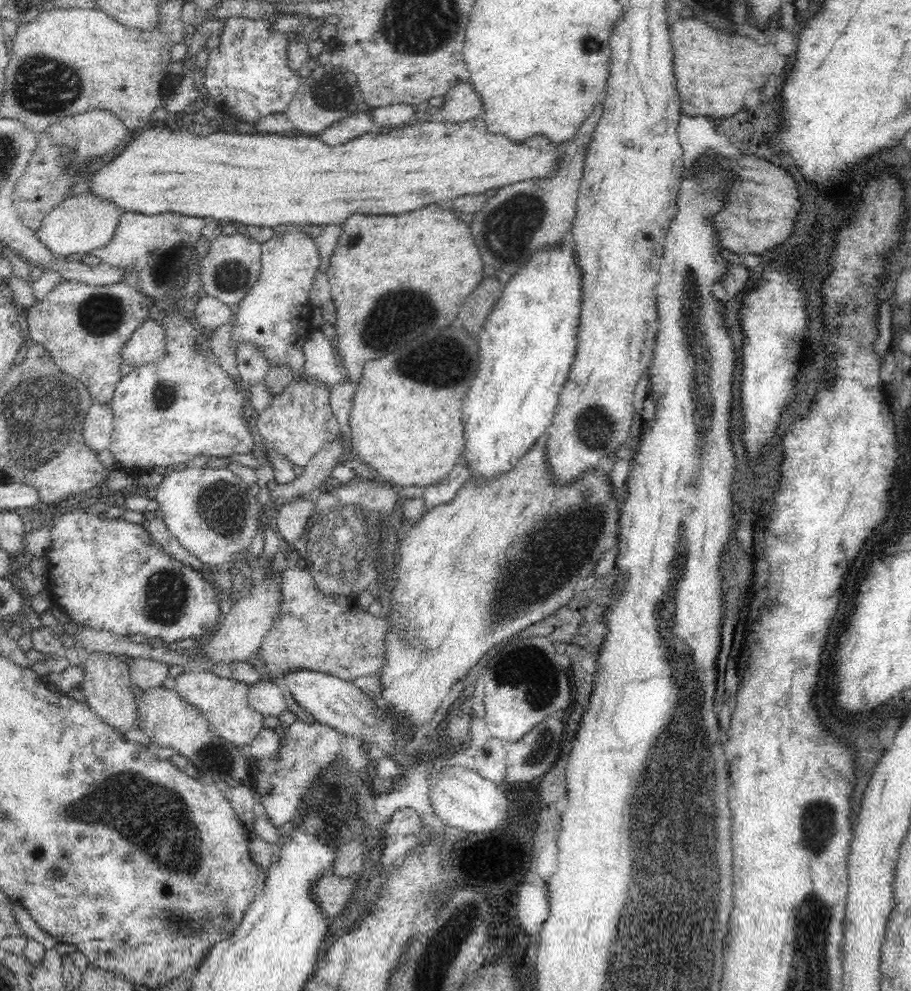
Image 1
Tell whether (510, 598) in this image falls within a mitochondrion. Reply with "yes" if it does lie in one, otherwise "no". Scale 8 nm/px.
yes

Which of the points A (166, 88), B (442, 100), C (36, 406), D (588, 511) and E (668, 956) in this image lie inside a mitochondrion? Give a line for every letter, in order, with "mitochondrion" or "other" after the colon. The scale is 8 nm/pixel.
A: other
B: other
C: mitochondrion
D: mitochondrion
E: mitochondrion

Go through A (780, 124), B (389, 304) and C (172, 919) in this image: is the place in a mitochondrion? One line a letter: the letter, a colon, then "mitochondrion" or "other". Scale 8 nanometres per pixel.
A: other
B: mitochondrion
C: mitochondrion

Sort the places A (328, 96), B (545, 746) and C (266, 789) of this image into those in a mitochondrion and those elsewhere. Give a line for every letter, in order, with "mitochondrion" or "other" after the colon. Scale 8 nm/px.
A: mitochondrion
B: mitochondrion
C: mitochondrion

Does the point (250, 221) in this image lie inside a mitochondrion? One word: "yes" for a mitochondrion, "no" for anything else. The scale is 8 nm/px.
no

